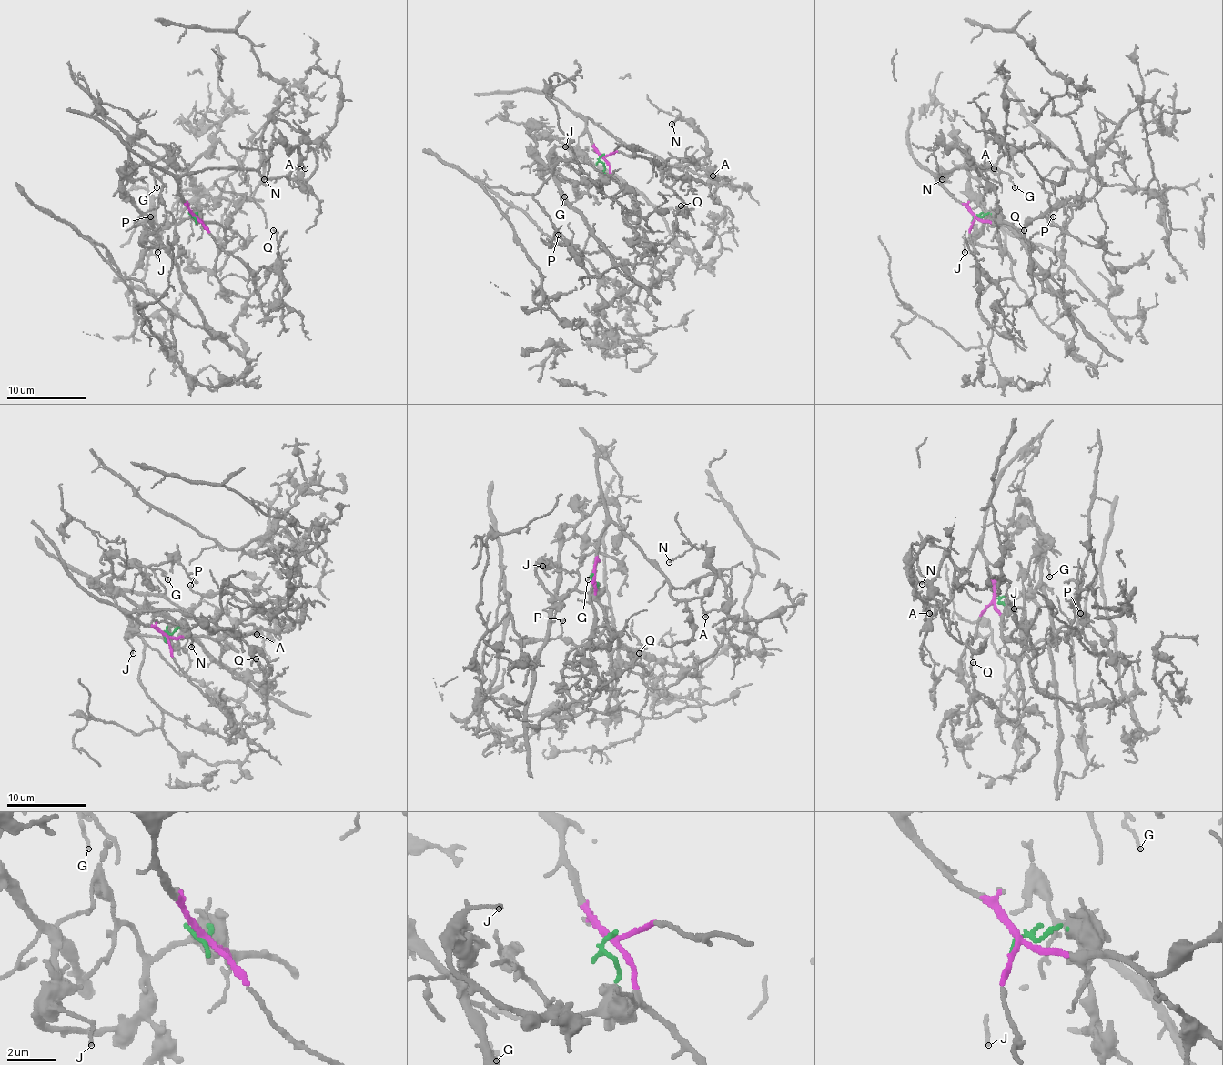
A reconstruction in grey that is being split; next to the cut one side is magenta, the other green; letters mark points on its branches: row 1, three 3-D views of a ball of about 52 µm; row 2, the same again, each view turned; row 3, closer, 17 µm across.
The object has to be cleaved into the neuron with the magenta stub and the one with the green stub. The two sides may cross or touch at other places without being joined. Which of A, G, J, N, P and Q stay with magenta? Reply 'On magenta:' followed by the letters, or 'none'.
On magenta: A, N, P, Q

